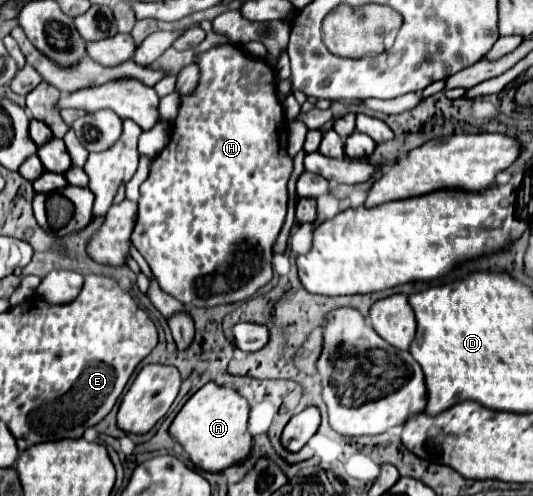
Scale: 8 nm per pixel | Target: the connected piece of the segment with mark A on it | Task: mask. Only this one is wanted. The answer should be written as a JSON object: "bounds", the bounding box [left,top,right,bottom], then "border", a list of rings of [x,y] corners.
{"bounds":[169,381,251,471],"border":[[[209,381],[181,407],[169,427],[169,435],[189,453],[195,467],[203,471],[223,471],[249,453],[251,435],[247,431],[247,415],[249,405],[237,391]]]}

